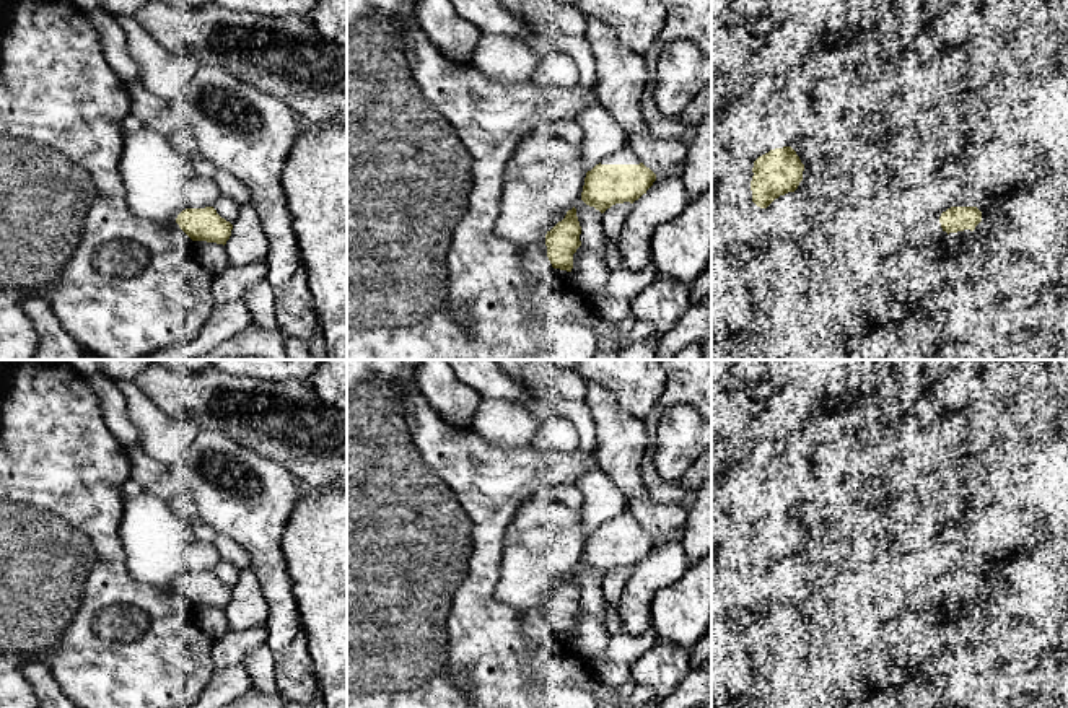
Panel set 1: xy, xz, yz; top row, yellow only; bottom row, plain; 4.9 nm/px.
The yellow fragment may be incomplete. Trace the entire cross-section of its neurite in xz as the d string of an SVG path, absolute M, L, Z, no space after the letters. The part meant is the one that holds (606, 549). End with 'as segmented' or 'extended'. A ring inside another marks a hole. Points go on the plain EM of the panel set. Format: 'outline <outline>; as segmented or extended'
outline M601 469L584 472L576 482L584 496L581 511L586 542L581 565L604 578L615 568L638 565L656 545L627 508L627 496Z; extended

